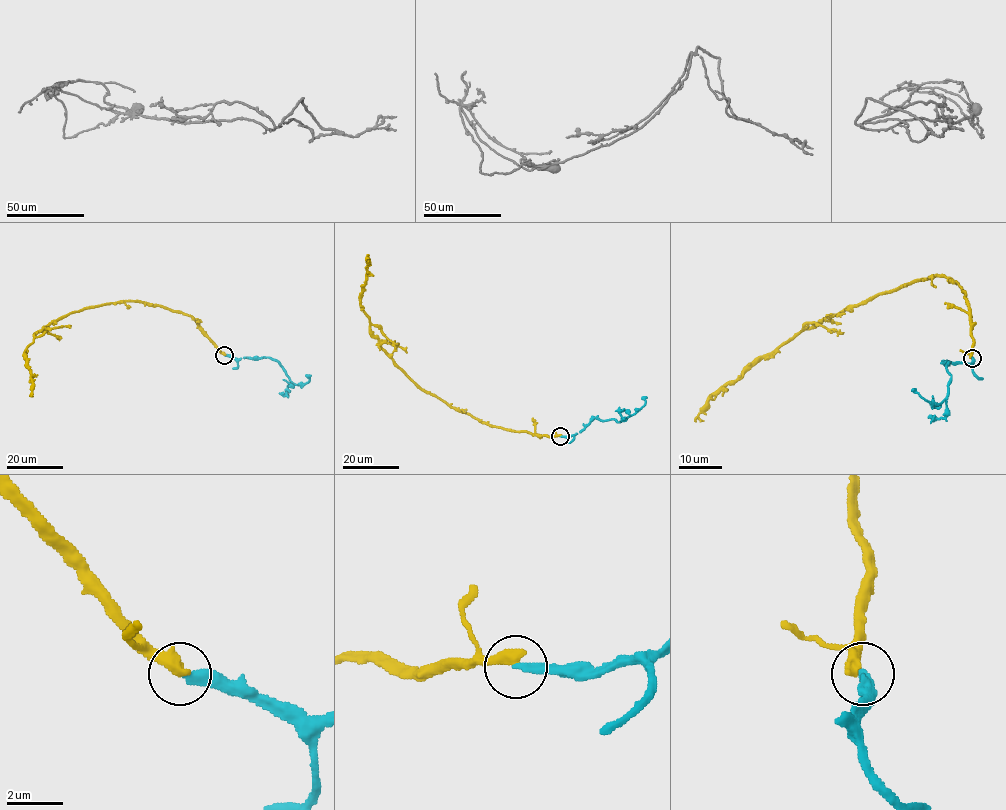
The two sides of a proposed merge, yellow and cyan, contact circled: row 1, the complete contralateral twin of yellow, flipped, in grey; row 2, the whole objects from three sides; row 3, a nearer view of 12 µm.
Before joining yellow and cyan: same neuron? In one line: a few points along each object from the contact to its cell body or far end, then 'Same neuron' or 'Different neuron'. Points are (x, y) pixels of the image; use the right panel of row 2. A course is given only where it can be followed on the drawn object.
Course of yellow: (971, 358), (965, 294), (952, 279), (922, 278), (800, 330), (724, 384), (699, 414), (703, 421). Course of cyan: (973, 358), (970, 364), (943, 362), (948, 362), (951, 377), (948, 395), (939, 403), (929, 403), (912, 388). Different neuron

